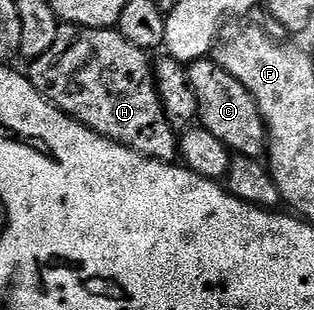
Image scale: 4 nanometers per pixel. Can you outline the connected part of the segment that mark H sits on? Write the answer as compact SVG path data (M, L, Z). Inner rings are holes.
M60 23L57 39L36 60L30 61L25 75L33 87L53 106L79 121L89 130L147 156L150 160L171 162L179 156L177 133L165 118L159 87L155 85L153 60L144 49L133 46L115 28L86 28L80 24Z

